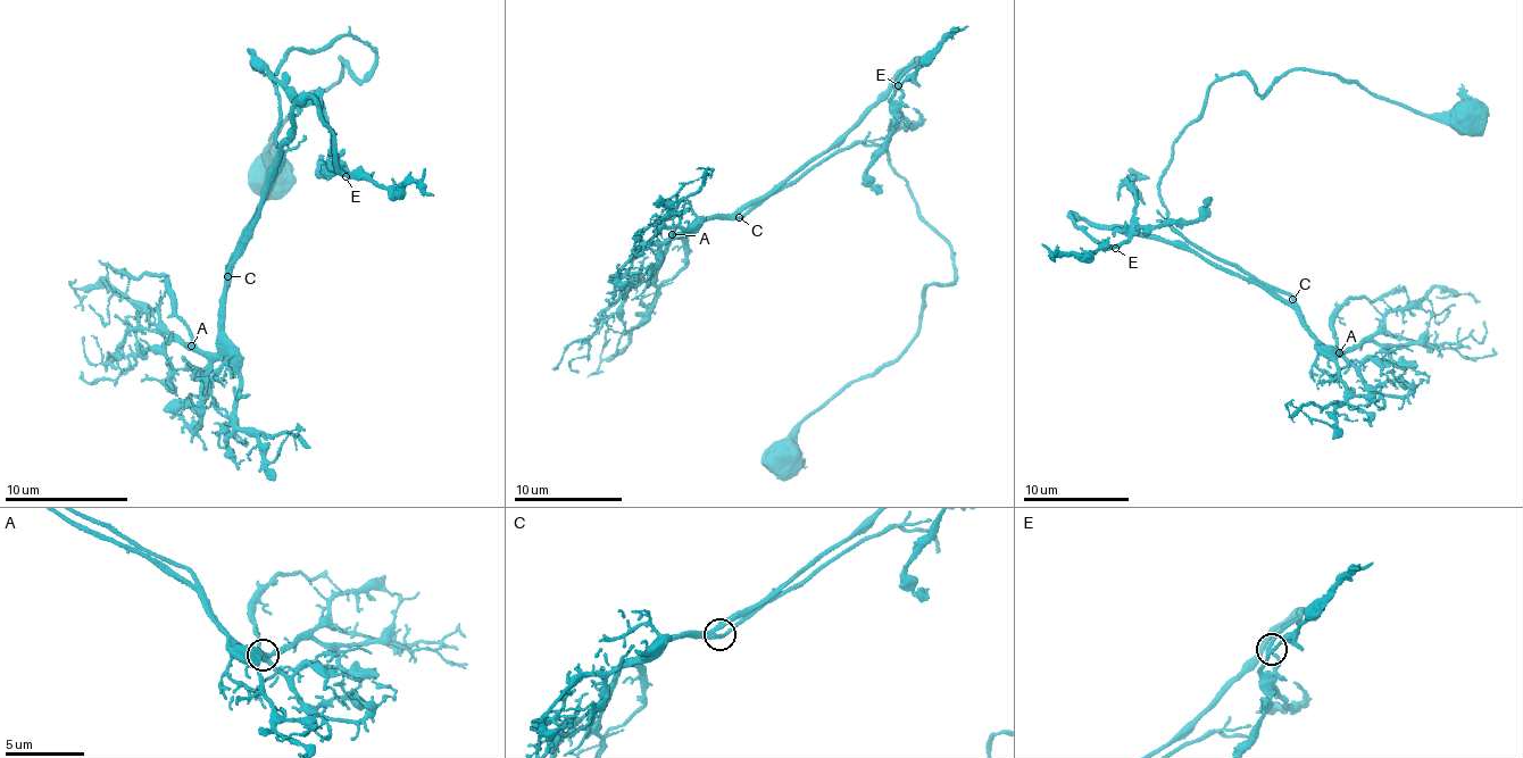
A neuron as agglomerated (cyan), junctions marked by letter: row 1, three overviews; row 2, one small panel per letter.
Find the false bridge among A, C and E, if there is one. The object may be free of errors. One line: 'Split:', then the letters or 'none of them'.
Split: none of them

